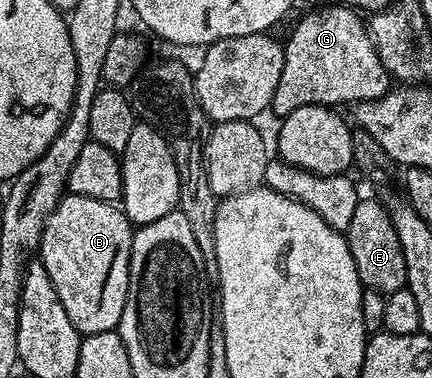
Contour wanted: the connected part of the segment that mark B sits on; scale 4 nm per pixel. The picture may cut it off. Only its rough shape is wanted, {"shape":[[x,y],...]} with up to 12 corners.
{"shape":[[66,192],[39,260],[78,333],[120,326],[134,226]]}

